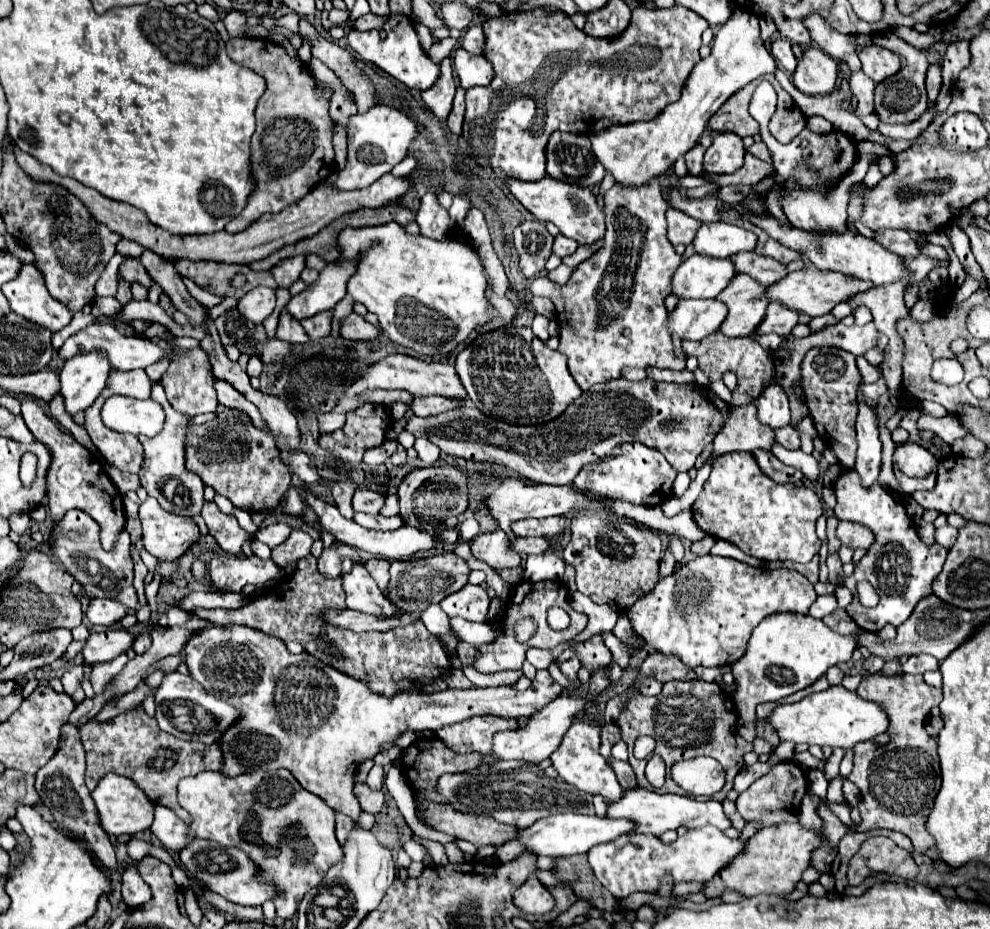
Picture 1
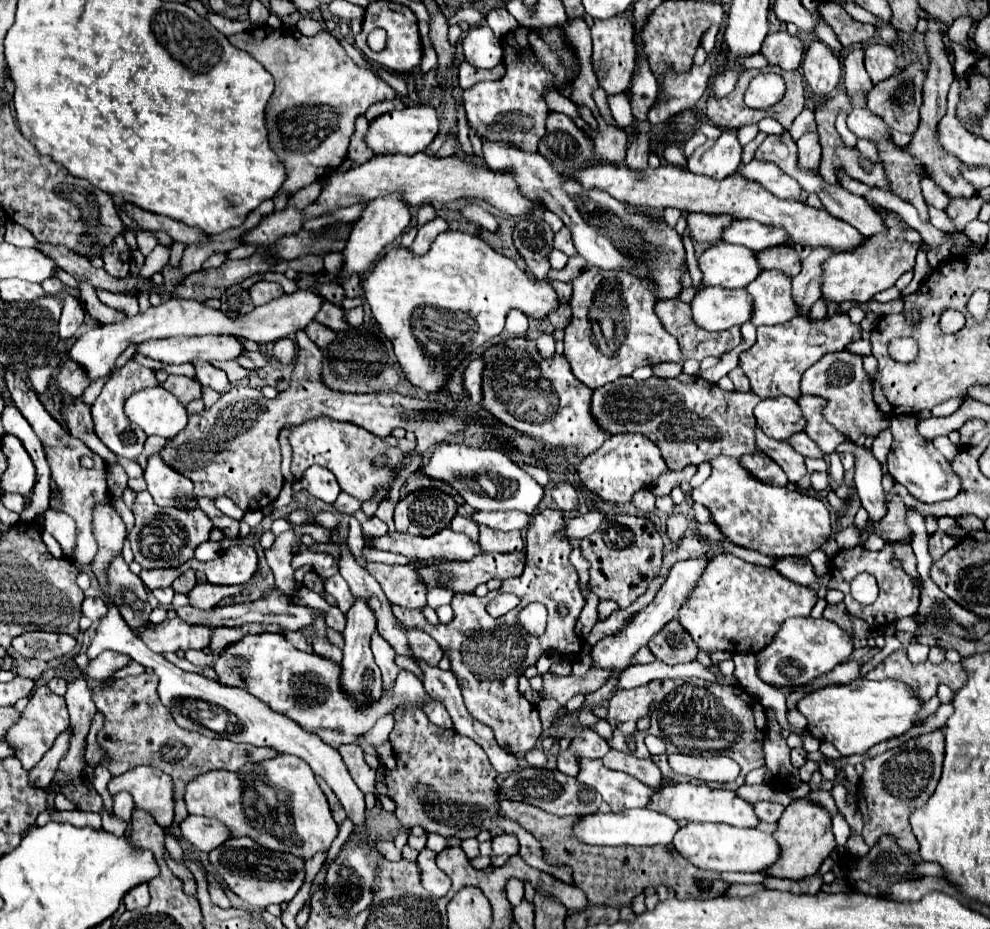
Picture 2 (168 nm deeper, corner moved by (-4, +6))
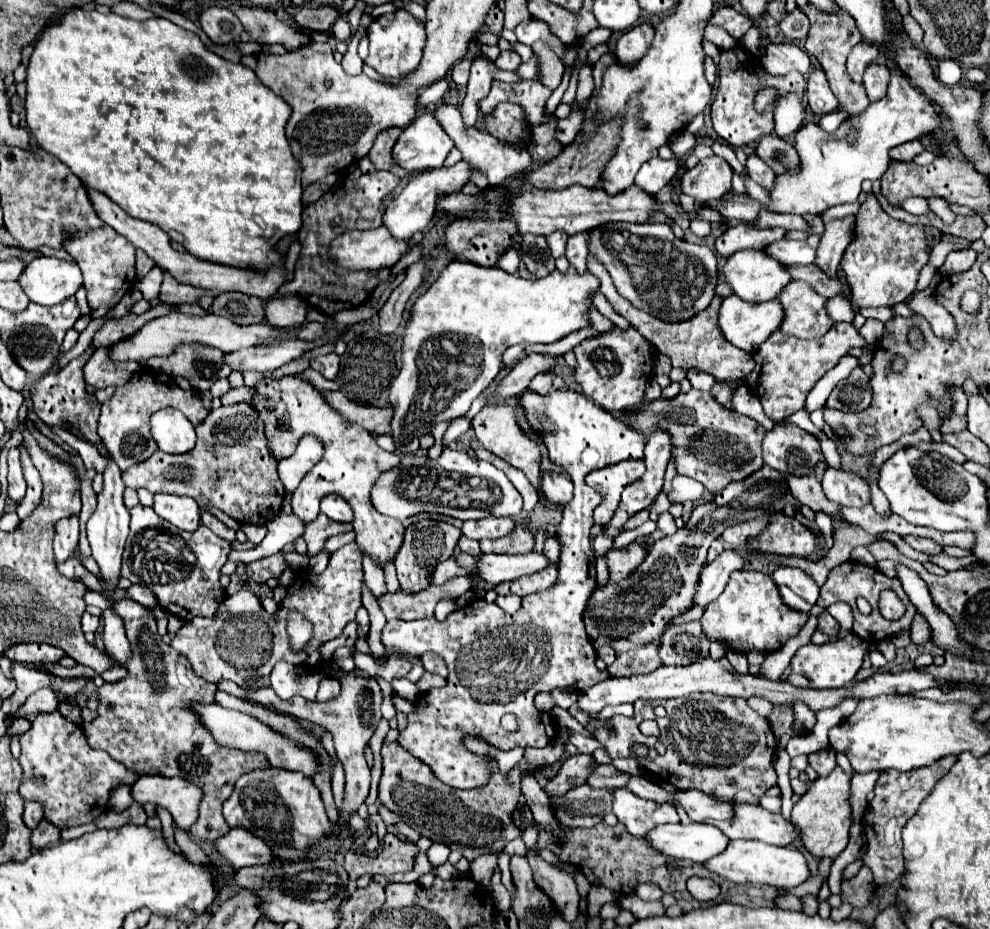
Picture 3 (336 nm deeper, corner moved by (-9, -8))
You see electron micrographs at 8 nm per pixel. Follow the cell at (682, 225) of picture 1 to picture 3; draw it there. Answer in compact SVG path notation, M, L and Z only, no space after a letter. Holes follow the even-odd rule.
M733 224L715 244L717 254L731 256L745 248L761 250L787 234L783 228L759 228L755 224Z

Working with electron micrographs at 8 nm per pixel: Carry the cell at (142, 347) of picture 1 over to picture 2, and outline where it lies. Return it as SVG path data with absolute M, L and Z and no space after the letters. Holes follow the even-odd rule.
M174 336L170 340L148 340L146 344L138 344L138 354L164 362L164 364L184 364L194 360L234 360L242 352L242 342L238 342L234 336Z

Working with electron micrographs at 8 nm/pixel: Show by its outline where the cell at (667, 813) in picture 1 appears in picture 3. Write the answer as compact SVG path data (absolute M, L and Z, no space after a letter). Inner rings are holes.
M739 804L735 806L733 820L711 820L711 824L723 830L731 840L761 840L775 846L789 846L795 840L801 840L801 830L785 820L781 812L769 812L753 804Z

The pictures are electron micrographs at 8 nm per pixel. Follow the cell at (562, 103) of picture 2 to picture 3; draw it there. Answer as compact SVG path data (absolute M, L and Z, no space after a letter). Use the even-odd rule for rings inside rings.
M495 80L491 86L491 92L485 100L481 100L481 114L491 114L497 102L511 102L519 104L525 110L525 118L537 126L547 122L549 118L543 116L543 108L547 98L551 96L551 90L535 80L523 80L517 84L507 84L501 80Z

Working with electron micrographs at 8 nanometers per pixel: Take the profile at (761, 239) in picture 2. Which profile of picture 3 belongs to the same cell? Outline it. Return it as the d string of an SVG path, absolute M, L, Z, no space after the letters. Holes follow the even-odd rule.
M779 240L767 246L767 254L777 258L779 262L793 266L793 264L813 264L817 254L815 248L811 248L807 242L797 242L797 240Z

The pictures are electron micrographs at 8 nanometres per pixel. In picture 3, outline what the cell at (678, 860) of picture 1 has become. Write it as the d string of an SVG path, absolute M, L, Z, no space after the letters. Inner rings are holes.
M731 840L727 850L723 854L707 860L705 866L711 872L715 872L735 884L771 884L777 888L795 888L811 876L807 860L801 850L771 846L765 842L755 842L755 840Z

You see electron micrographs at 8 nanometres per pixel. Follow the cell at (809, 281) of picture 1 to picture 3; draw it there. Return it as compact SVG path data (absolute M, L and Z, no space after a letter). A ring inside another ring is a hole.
M867 192L867 200L857 212L857 230L859 238L847 246L843 256L843 272L847 284L851 286L853 302L859 308L893 306L905 302L915 292L919 272L929 260L929 246L923 226L893 220L883 212L877 198Z

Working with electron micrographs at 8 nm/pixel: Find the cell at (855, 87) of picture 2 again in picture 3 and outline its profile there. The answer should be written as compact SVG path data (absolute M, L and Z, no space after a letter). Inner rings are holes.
M867 40L859 42L859 44L851 50L851 54L849 54L849 58L847 58L847 72L849 72L849 76L851 76L857 84L861 84L861 78L863 78L865 68L867 68L871 62L875 62L877 58L879 58L879 46L877 46L877 44L867 42Z

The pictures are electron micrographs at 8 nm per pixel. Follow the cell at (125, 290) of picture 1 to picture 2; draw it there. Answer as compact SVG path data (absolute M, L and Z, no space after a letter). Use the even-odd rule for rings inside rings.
M116 236L114 242L102 250L102 260L104 260L104 270L114 276L114 278L126 278L128 276L128 266L130 266L130 252L122 236Z

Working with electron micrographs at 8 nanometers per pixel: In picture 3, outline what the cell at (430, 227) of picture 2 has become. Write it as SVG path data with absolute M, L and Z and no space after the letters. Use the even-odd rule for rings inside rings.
M423 260L409 266L407 278L393 290L393 294L389 296L389 300L381 308L381 312L379 312L379 330L381 330L383 336L389 336L399 328L399 324L403 320L403 310L405 310L411 294L423 282L423 272L425 272Z

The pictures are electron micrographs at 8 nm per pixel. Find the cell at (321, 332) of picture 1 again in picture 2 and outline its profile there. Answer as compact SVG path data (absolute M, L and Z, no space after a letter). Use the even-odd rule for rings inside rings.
M312 320L308 326L306 326L306 334L310 336L310 340L318 346L318 348L326 348L334 338L336 338L336 332L326 328L324 324L318 324L316 320Z

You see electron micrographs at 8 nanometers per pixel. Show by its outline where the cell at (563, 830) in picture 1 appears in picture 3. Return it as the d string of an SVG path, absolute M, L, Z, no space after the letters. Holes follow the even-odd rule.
M663 824L649 832L649 844L675 858L691 862L707 862L715 854L721 854L727 848L729 838L717 830L713 824Z

